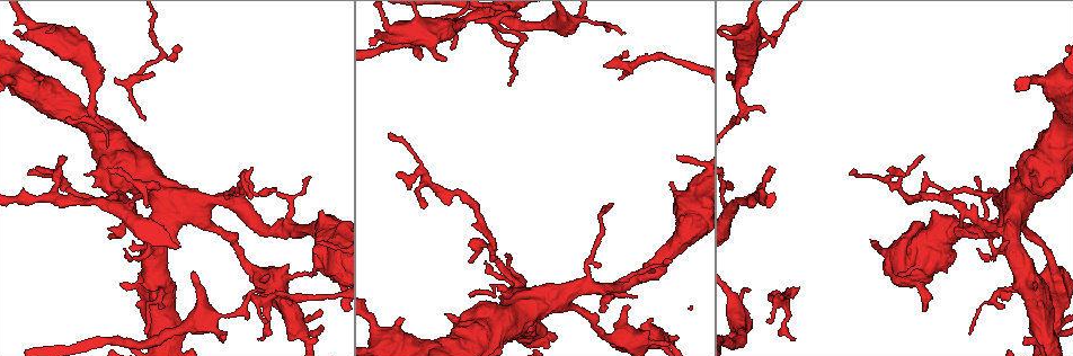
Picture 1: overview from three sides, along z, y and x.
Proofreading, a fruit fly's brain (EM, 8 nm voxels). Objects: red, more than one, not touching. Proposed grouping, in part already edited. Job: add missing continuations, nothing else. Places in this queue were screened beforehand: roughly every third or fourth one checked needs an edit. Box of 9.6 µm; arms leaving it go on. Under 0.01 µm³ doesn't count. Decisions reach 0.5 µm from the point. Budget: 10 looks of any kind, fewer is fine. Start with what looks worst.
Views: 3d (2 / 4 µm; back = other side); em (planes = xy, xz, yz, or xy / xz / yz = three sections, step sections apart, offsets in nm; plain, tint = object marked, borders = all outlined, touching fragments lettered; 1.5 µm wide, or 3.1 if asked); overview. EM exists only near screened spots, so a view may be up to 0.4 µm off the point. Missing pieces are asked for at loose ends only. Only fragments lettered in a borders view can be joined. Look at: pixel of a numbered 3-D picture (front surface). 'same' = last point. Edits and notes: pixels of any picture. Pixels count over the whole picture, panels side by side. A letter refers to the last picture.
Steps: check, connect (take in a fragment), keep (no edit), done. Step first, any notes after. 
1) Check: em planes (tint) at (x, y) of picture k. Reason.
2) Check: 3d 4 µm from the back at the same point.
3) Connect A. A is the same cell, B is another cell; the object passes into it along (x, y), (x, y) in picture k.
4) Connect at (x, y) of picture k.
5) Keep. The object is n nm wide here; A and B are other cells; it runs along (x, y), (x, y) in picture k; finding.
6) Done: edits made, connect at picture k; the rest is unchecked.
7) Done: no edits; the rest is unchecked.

Check: 3d 2 µm at (1029, 174) of picture 1. Stops while still wide.

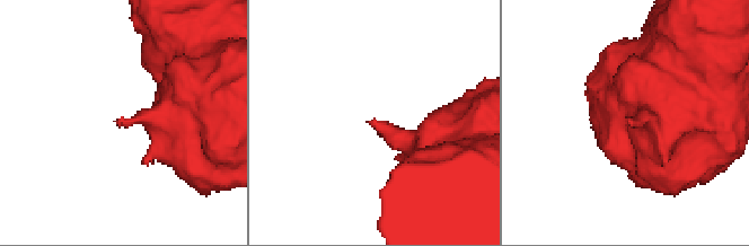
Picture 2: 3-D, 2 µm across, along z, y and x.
Check: em planes (borders) at (370, 123) of picture 2.

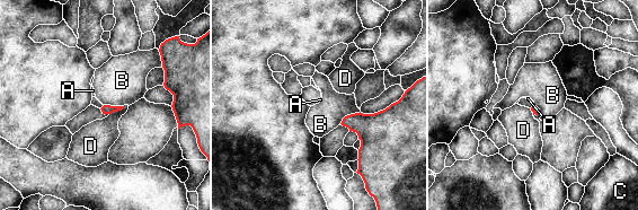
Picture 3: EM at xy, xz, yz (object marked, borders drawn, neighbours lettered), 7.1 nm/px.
Keep. A, B, C and D are other cells; a border runs along (124, 106), (109, 114) in picture 3; no lettered fragment goes on from it.

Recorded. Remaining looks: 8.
Check: 3d 4 µm from the back at (747, 292) of picture 1. Tapers out.

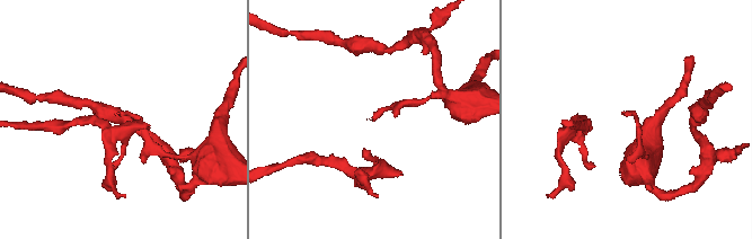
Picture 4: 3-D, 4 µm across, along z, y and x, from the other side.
Check: em planes (tint) at (623, 115) of picture 4. Now the EM.

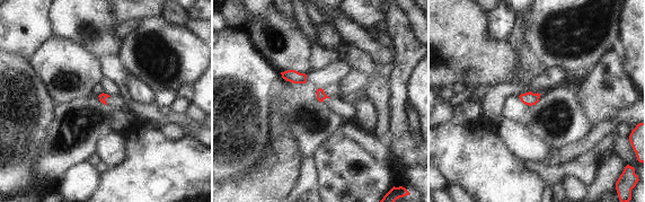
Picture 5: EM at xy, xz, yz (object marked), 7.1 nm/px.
Check: em planes (borders) at the same point. What lies round it.

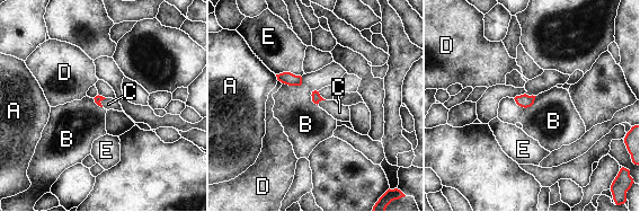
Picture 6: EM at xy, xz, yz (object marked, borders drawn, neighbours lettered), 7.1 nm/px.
Connect C. The longest contact is with E, 190 nm; C is the same cell, A, B, D and E are other cells; it goes on there.

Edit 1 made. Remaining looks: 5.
Check: overview. See it whole again.

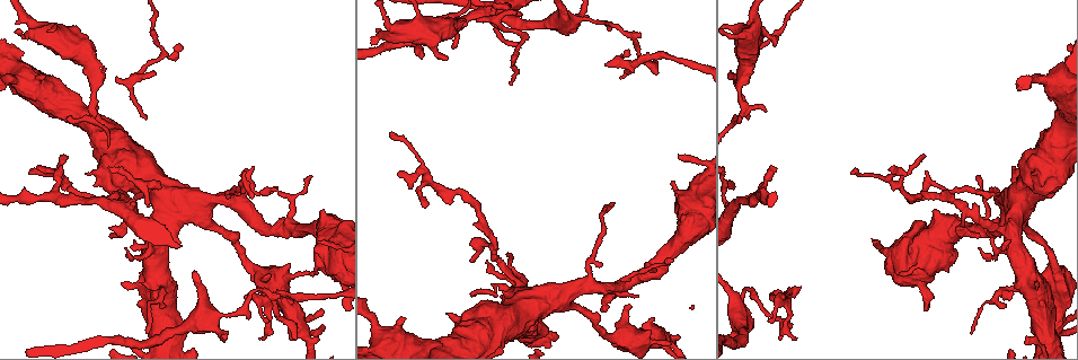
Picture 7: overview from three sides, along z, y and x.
Check: em planes (borders) at (604, 309) of picture 7. Free end.

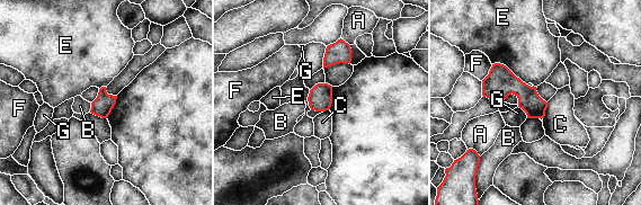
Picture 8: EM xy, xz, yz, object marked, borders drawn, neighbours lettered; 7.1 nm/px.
Keep. A, B, C, E, F and G are other cells; a border runs along (548, 103), (543, 118) in picture 8; no lettered fragment goes on from it.

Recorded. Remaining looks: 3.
Check: em xz step 4 (tint) at (740, 120) of picture 7. An open end.

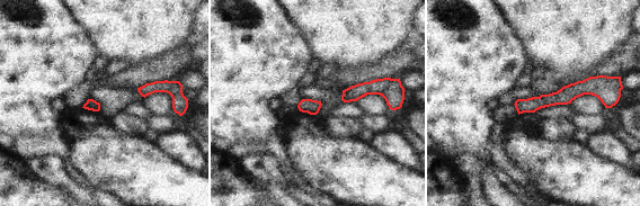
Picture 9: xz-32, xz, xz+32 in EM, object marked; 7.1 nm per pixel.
Check: em planes (borders) at the same point. Cut it another way.

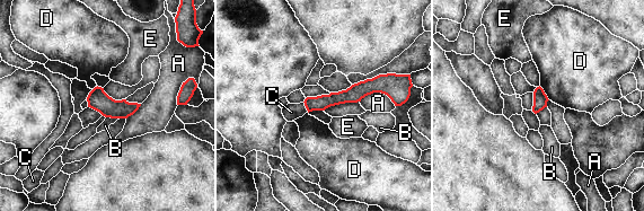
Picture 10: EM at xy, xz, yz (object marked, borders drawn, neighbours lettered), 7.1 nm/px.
Keep. A, B, C, D and E are other cells; none of them fits.

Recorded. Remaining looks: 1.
Done: edits made, connect at picture 6; the rest is unchecked.

